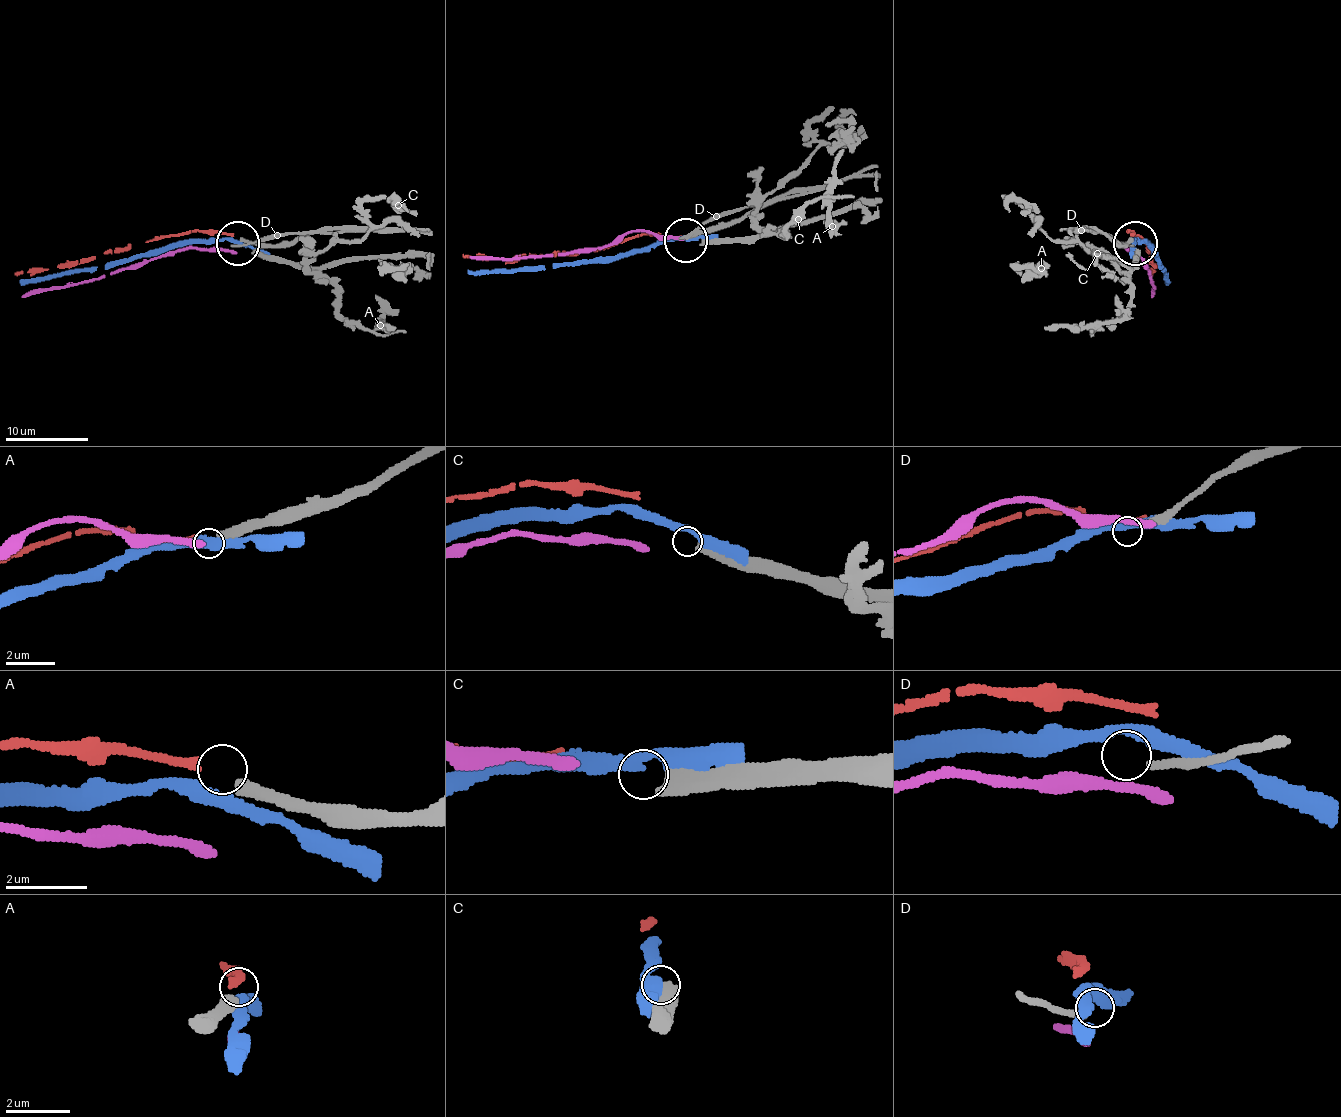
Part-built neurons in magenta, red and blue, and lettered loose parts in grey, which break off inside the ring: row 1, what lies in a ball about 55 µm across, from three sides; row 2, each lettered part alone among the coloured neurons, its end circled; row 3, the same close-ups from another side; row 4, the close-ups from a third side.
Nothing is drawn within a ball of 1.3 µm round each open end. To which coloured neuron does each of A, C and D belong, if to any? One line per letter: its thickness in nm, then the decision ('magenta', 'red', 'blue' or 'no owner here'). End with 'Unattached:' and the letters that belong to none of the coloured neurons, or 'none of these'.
A: calibre 360 nm; no owner here
C: calibre 480 nm; no owner here
D: calibre 200 nm; no owner here
Unattached: A, C, D

